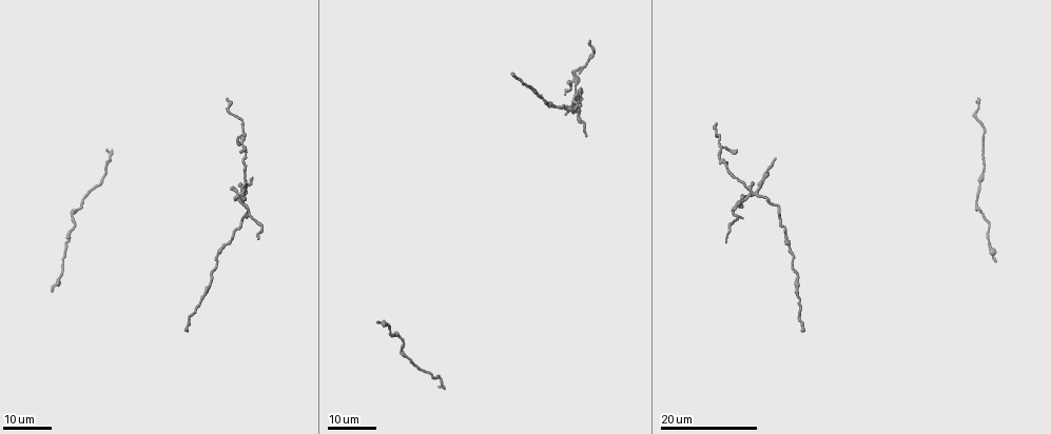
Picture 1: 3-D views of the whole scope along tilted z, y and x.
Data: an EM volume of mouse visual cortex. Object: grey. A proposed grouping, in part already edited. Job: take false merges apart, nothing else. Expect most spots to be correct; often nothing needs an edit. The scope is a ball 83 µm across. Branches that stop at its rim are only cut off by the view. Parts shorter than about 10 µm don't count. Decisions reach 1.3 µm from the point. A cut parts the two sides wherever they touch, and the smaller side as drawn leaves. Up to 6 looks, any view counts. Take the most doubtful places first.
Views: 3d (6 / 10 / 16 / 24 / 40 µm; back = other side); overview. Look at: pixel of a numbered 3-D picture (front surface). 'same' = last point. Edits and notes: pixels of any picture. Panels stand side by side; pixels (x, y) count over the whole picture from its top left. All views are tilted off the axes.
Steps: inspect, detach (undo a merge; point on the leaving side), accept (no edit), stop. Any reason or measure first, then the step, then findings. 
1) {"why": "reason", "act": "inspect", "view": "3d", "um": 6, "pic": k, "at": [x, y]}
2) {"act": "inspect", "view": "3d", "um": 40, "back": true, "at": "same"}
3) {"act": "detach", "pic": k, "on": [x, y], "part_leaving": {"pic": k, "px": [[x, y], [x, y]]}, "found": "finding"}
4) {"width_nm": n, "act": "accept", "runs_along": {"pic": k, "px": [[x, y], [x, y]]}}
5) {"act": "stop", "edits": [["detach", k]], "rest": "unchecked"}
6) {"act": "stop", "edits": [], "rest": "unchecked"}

{"why": "three arms meet", "act": "inspect", "view": "3d", "um": 24, "pic": 1, "at": [574, 97]}

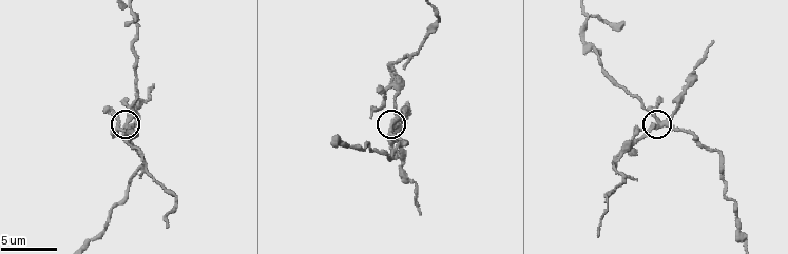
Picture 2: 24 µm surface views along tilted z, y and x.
{"act": "inspect", "view": "3d", "um": 10, "pic": 2, "at": [392, 127]}

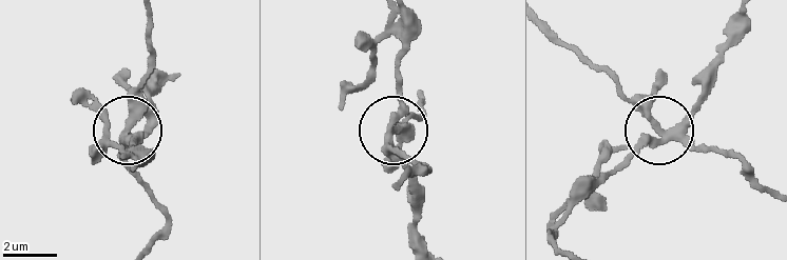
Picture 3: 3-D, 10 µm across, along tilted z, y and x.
{"side_arm_um": 19, "act": "detach", "pic": 3, "on": [135, 143], "part_leaving": {"pic": 3, "px": [[394, 137], [403, 20]]}, "found": "a second neuron is stuck on"}

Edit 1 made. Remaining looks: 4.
{"act": "inspect", "view": "overview"}

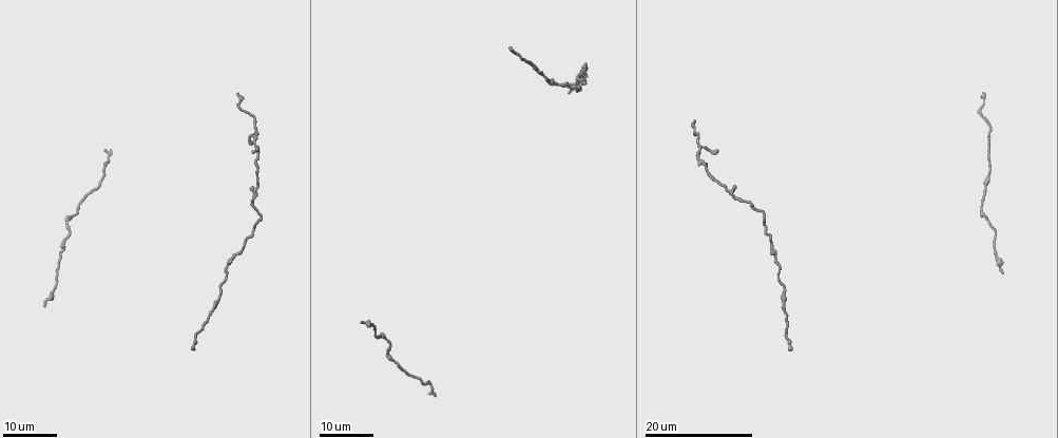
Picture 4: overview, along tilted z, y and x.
{"why": "three-way junction", "act": "inspect", "view": "3d", "um": 16, "pic": 4, "at": [259, 155]}

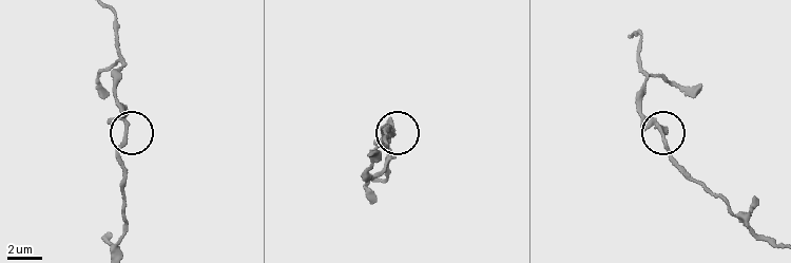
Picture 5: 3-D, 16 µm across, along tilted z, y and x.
{"act": "inspect", "view": "3d", "um": 6, "pic": 5, "at": [660, 133]}

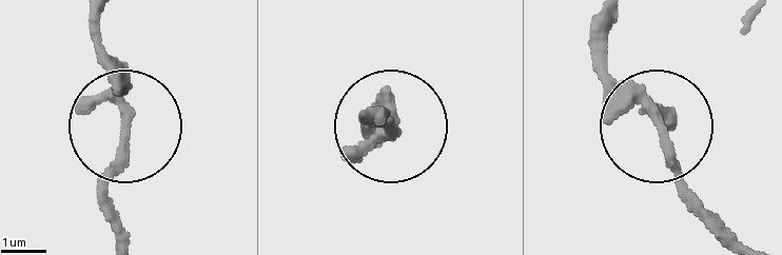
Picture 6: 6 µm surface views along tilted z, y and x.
{"act": "accept", "runs_along": {"pic": 6, "px": [[731, 234], [701, 210], [640, 95], [600, 76]]}, "found": "one neuron here"}

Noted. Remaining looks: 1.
{"why": "calibre changes", "act": "inspect", "view": "3d", "um": 10, "pic": 2, "at": [588, 15]}

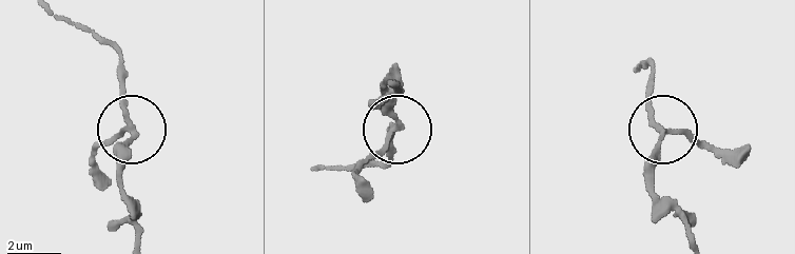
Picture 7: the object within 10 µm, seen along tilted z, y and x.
{"arms": 3, "act": "accept", "runs_along": {"pic": 7, "px": [[134, 240], [119, 182], [119, 148], [133, 128], [125, 71]]}, "found": "one neuron here"}

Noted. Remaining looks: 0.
{"act": "stop", "edits": [["detach", 3]], "rest": "unchecked"}

